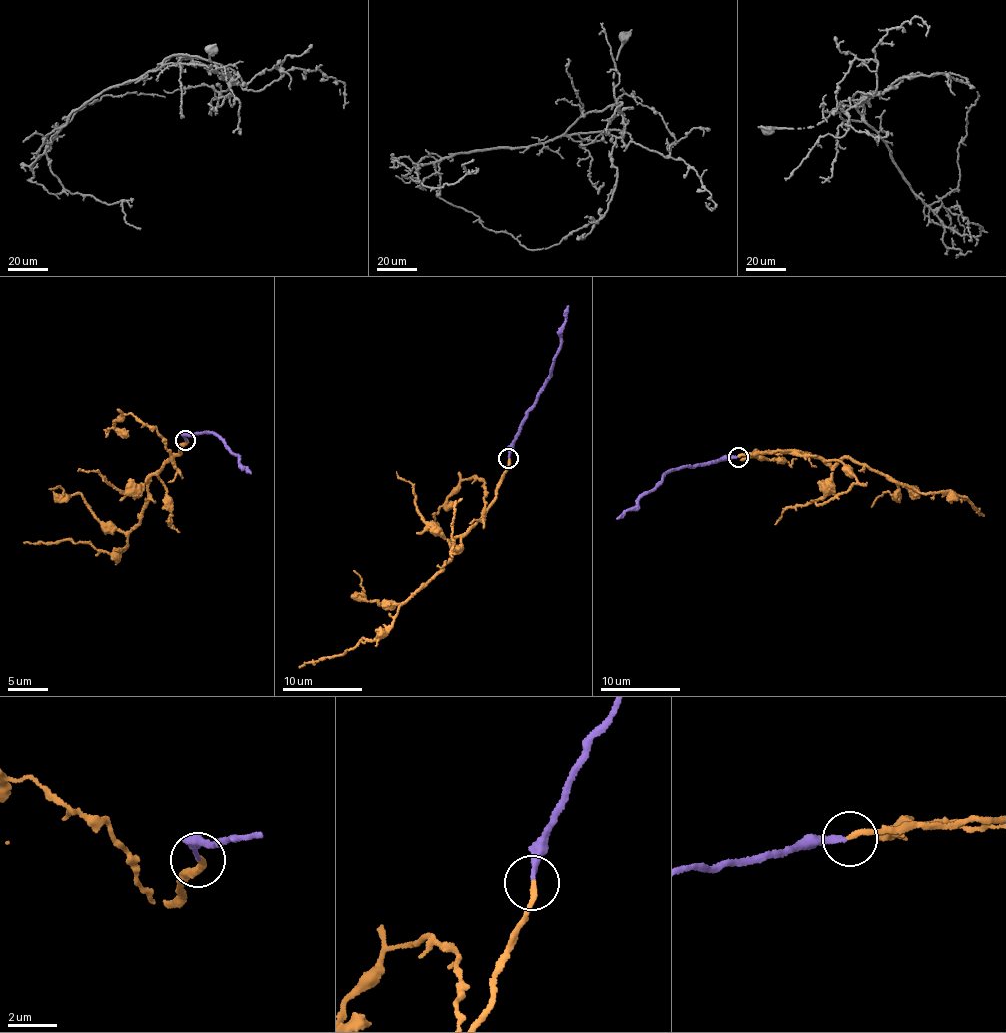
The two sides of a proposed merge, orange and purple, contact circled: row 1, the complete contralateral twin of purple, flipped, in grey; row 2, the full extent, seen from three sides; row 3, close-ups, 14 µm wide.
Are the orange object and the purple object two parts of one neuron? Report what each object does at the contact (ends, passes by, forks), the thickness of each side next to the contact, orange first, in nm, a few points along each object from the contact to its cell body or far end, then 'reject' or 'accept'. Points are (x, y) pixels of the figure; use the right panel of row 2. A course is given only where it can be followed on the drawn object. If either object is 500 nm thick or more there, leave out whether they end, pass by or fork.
orange ends; purple ends; calibres 280 and 220 nm; course orange (737, 457), (797, 452), (834, 465), (844, 458), (867, 464), (921, 493), (967, 498), (979, 514), (984, 514); course purple (737, 457), (723, 457), (671, 470), (654, 491), (642, 496), (637, 506), (617, 518); accept

